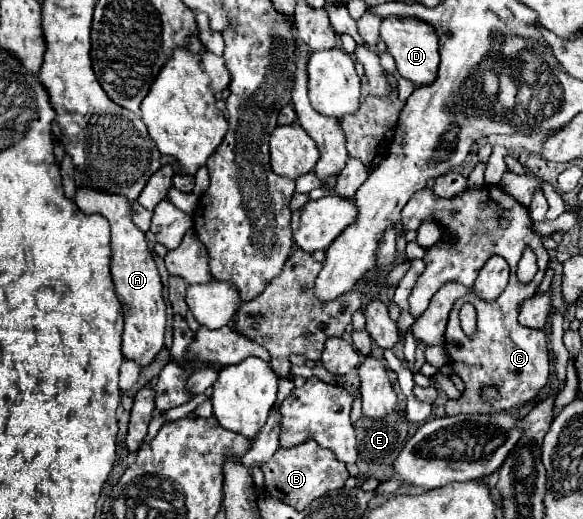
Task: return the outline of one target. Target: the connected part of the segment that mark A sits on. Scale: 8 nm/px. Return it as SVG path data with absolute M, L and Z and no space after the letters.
M78 188L74 202L86 214L102 214L110 222L112 230L112 260L110 272L124 312L124 334L122 334L122 354L136 360L140 366L148 366L154 356L164 346L164 326L166 326L166 304L162 298L162 280L154 262L154 252L148 246L146 234L132 222L132 204L126 196L116 196L108 192L98 192L92 188Z

